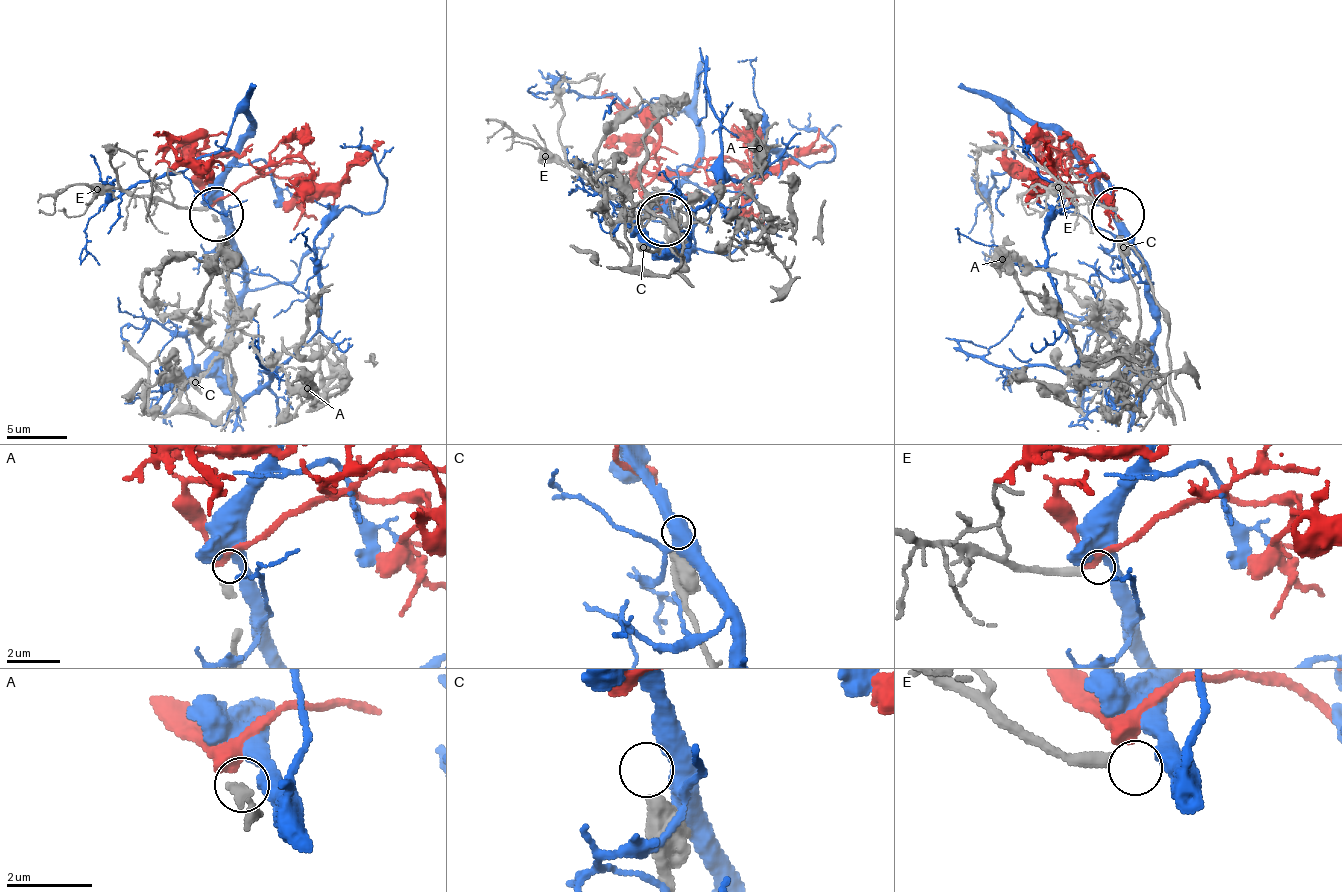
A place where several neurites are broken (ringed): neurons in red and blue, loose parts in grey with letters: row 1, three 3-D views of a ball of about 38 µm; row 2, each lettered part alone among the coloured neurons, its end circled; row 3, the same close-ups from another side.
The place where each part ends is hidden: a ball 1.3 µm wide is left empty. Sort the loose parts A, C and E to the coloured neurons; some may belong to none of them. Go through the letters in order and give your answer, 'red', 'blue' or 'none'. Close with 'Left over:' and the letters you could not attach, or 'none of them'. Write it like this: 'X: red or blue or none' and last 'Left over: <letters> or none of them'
A: red
C: none
E: blue
Left over: C

